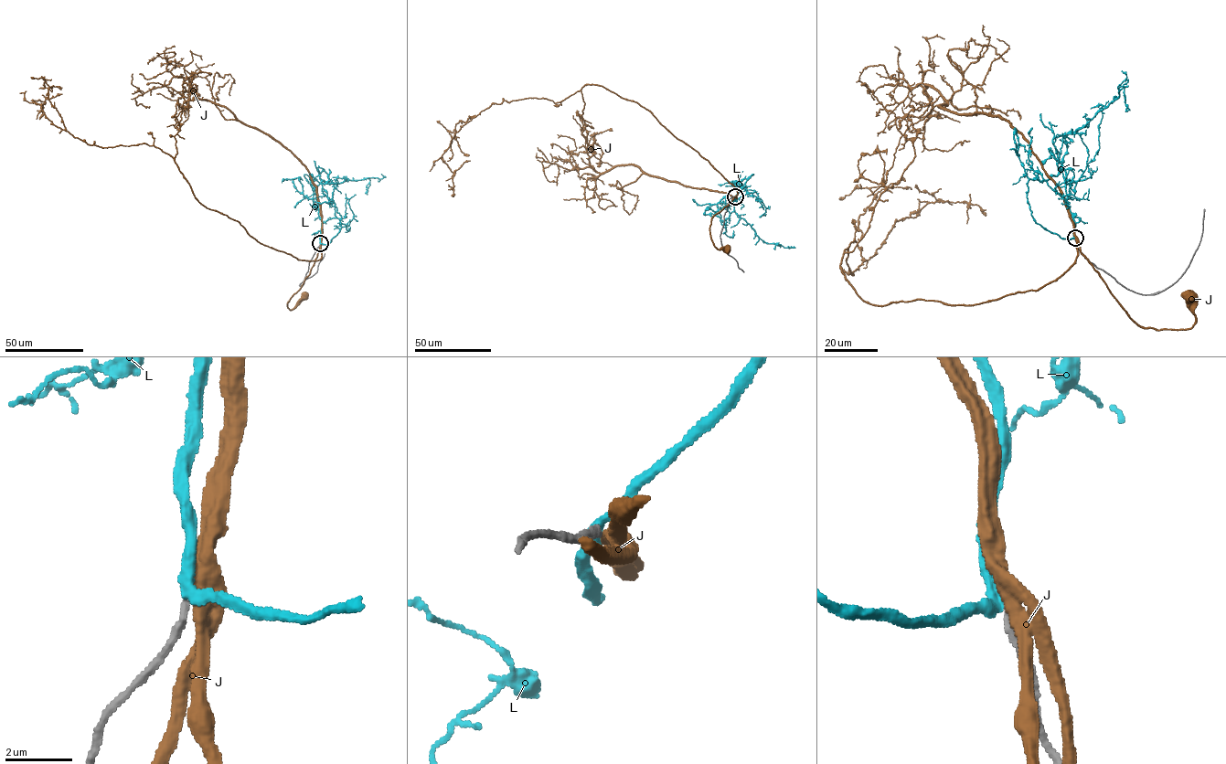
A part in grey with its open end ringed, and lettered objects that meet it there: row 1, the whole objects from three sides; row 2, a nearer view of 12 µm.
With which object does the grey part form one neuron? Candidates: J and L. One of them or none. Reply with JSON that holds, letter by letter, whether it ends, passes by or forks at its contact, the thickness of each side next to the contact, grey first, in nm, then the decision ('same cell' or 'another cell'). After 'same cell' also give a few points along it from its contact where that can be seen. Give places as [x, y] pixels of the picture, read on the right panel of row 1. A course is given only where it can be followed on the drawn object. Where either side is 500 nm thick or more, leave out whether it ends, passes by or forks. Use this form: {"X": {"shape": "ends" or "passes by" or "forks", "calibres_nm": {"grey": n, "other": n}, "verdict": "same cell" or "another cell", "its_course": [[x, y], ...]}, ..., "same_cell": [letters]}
{"J": {"shape": "passes by", "calibres_nm": {"grey": 220, "other": 440}, "verdict": "another cell"}, "L": {"shape": "passes by", "calibres_nm": {"grey": 200, "other": 300}, "verdict": "same cell", "its_course": [[1075, 238], [1066, 172], [1053, 141], [1082, 127], [1115, 100], [1118, 86], [1126, 78], [1121, 71]]}, "same_cell": ["L"]}

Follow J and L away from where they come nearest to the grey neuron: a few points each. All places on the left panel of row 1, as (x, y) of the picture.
J: (320, 243), (310, 273), (287, 303), (289, 309), (303, 296)
L: (320, 243), (321, 221), (314, 188), (321, 181), (335, 184), (349, 180), (381, 179), (381, 174)

